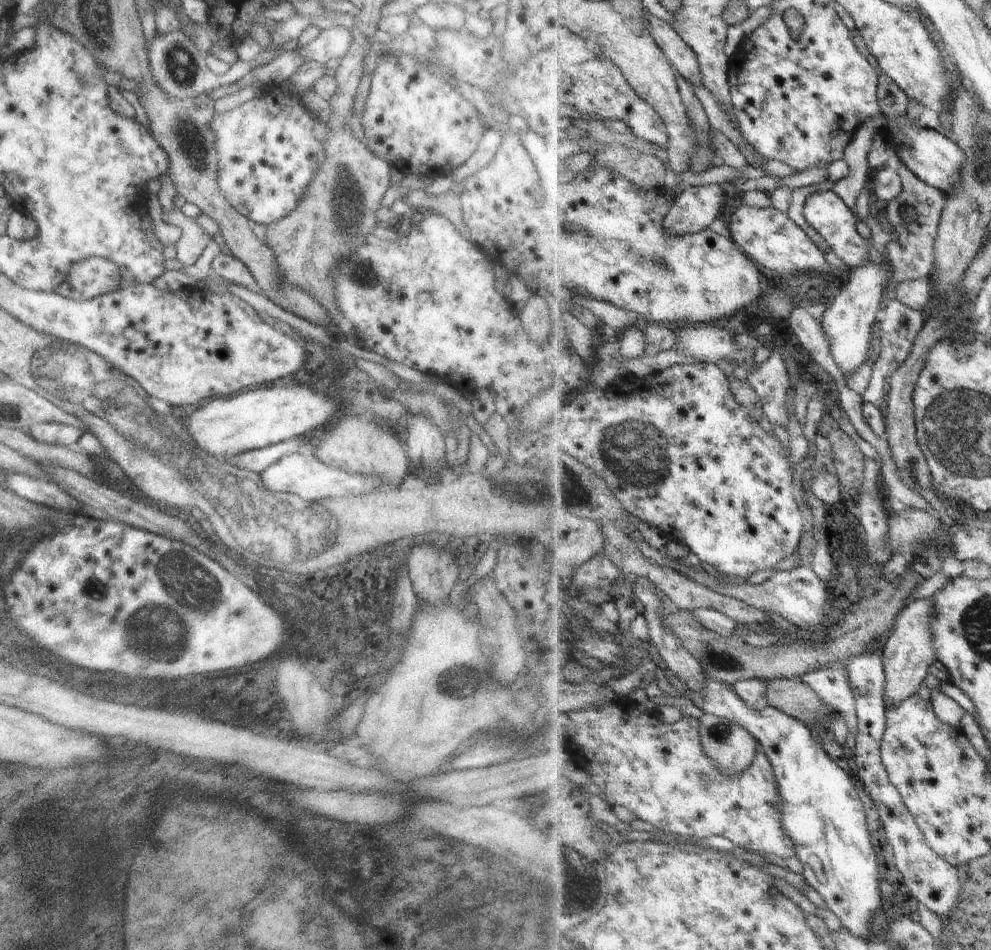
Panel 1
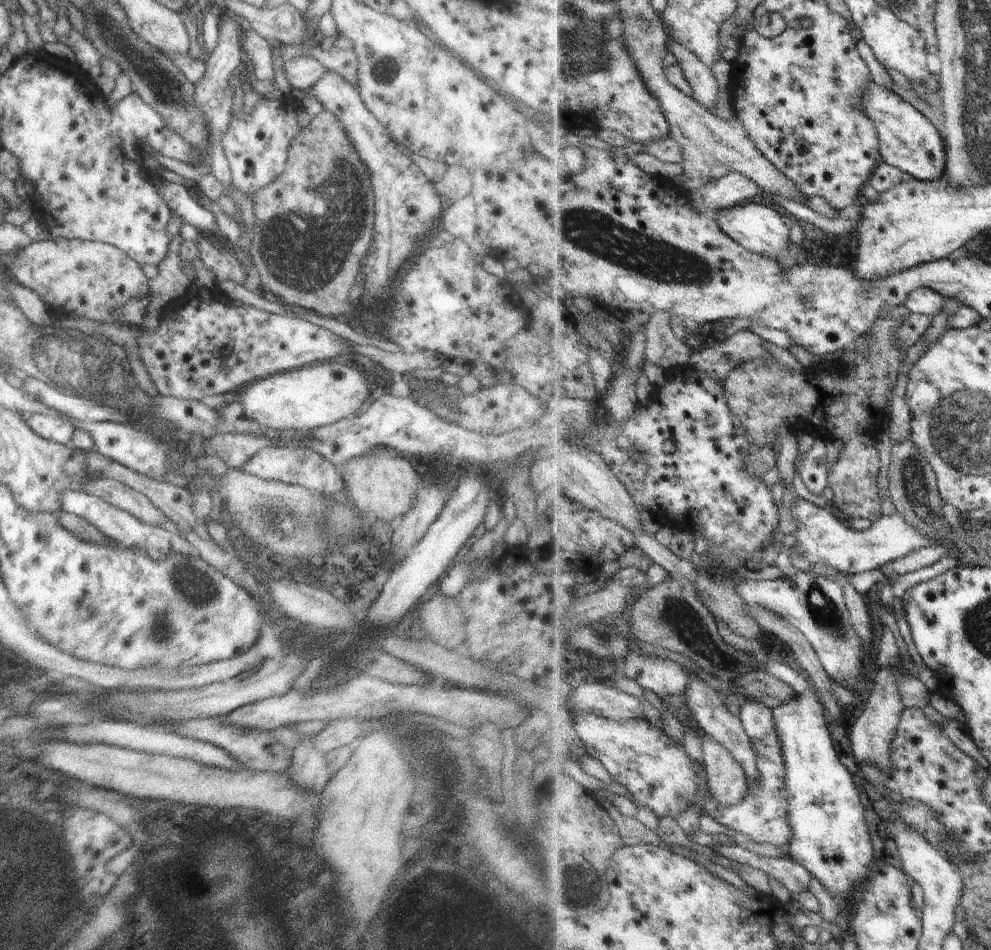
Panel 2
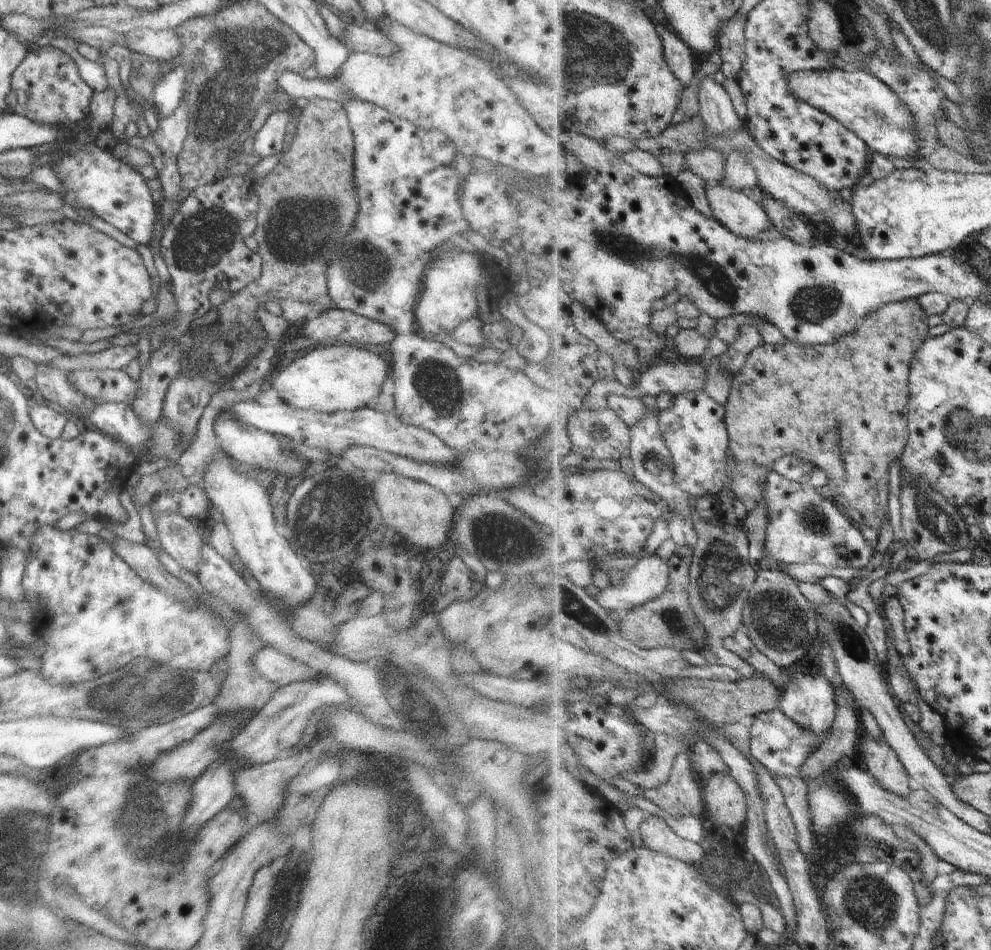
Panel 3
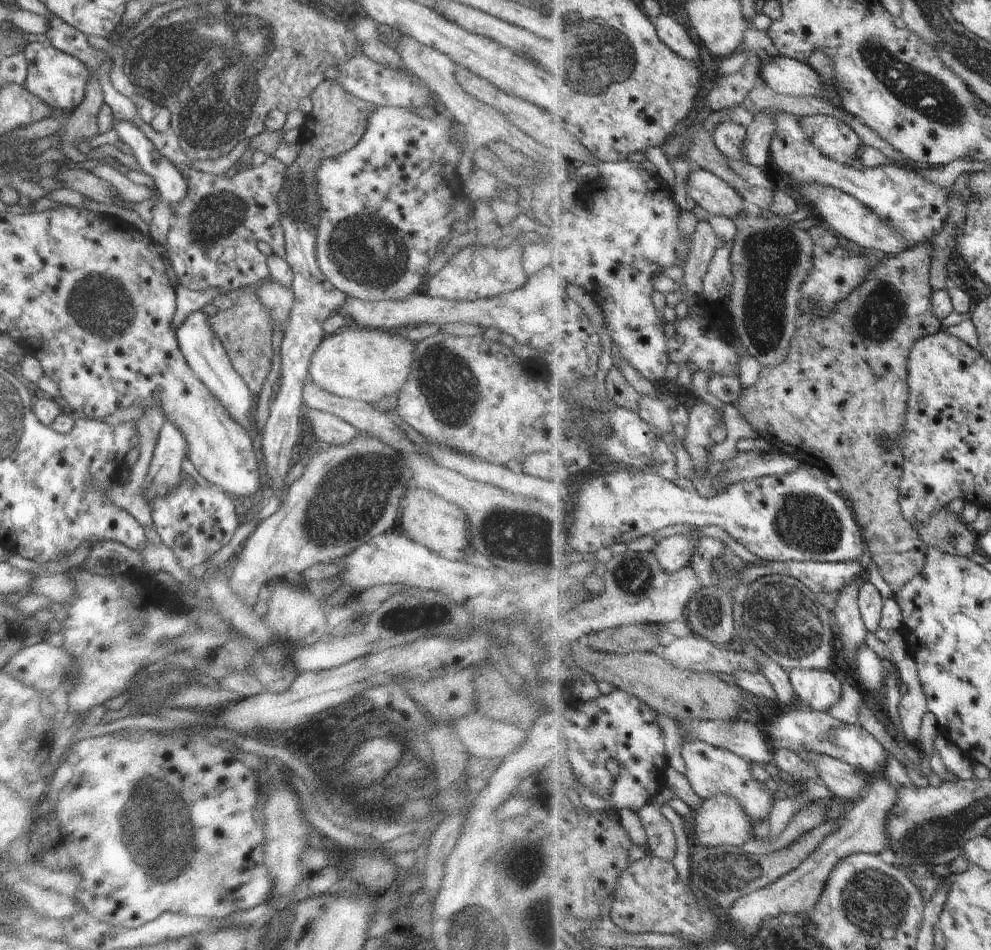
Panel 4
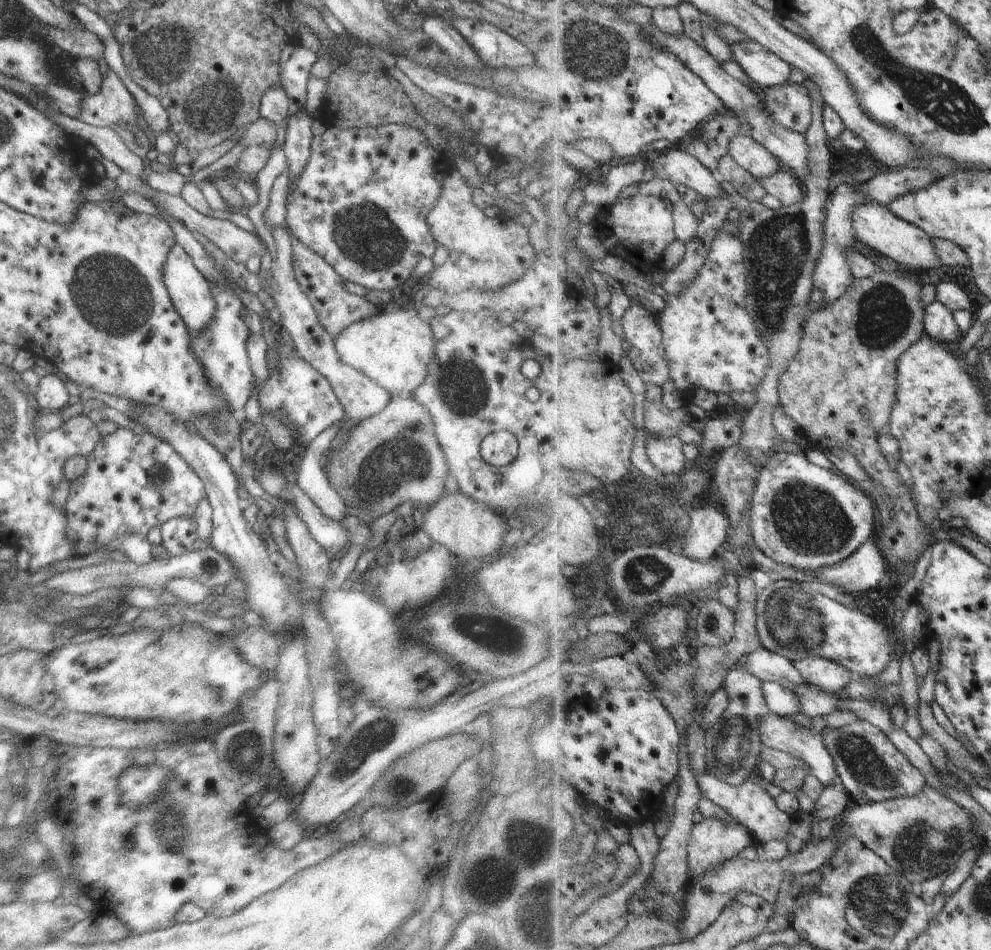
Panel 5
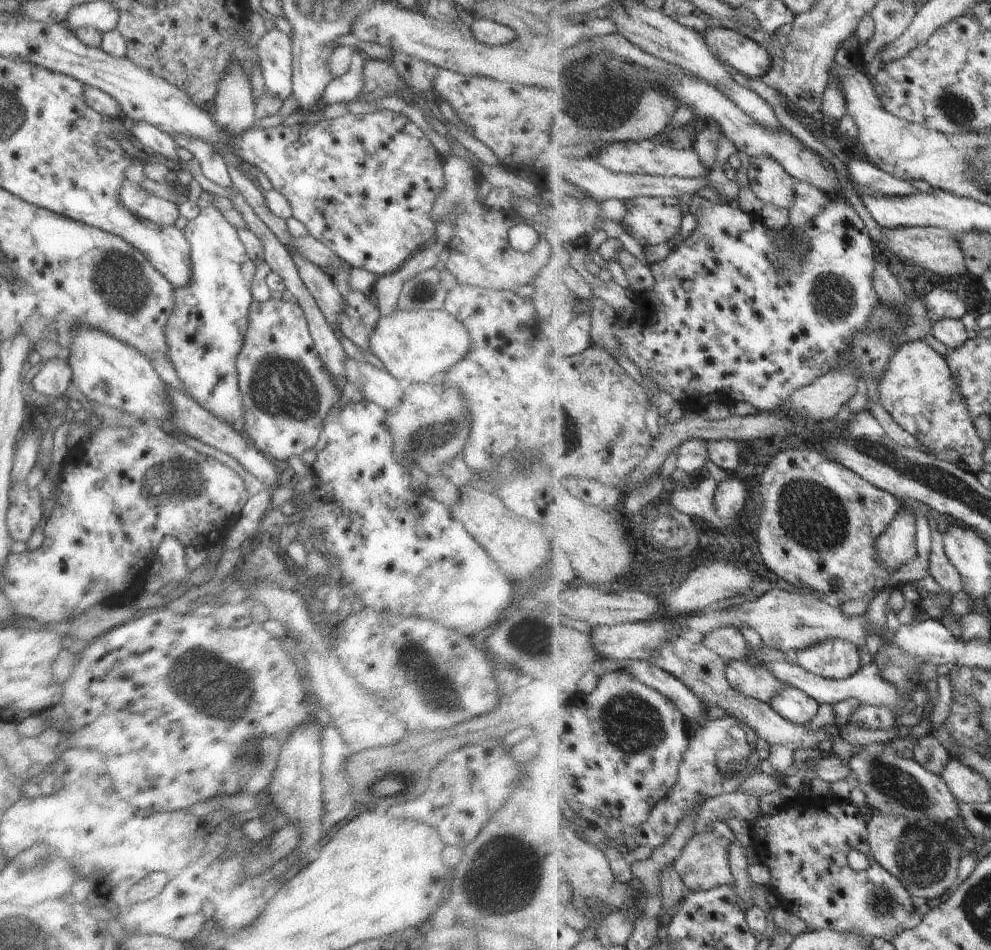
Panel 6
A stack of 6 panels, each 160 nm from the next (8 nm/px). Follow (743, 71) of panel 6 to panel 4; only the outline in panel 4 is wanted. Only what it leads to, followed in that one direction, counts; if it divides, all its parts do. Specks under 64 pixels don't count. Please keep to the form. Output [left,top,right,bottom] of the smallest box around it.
[758,55,844,109]

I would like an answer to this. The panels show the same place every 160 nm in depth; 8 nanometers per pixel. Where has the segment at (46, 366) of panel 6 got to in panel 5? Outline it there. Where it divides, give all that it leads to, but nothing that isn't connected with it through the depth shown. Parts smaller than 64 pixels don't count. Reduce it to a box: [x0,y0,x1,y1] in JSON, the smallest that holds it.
[35,373,71,412]

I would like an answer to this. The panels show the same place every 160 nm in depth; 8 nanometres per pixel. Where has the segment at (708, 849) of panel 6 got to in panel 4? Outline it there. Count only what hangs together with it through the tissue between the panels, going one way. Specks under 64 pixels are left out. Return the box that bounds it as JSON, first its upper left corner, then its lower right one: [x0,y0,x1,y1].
[692,795,754,847]

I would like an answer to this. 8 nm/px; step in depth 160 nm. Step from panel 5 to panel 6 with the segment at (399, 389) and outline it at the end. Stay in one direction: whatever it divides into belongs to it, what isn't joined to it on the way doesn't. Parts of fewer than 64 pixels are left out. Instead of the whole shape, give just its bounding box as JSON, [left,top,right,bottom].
[368,309,470,384]

